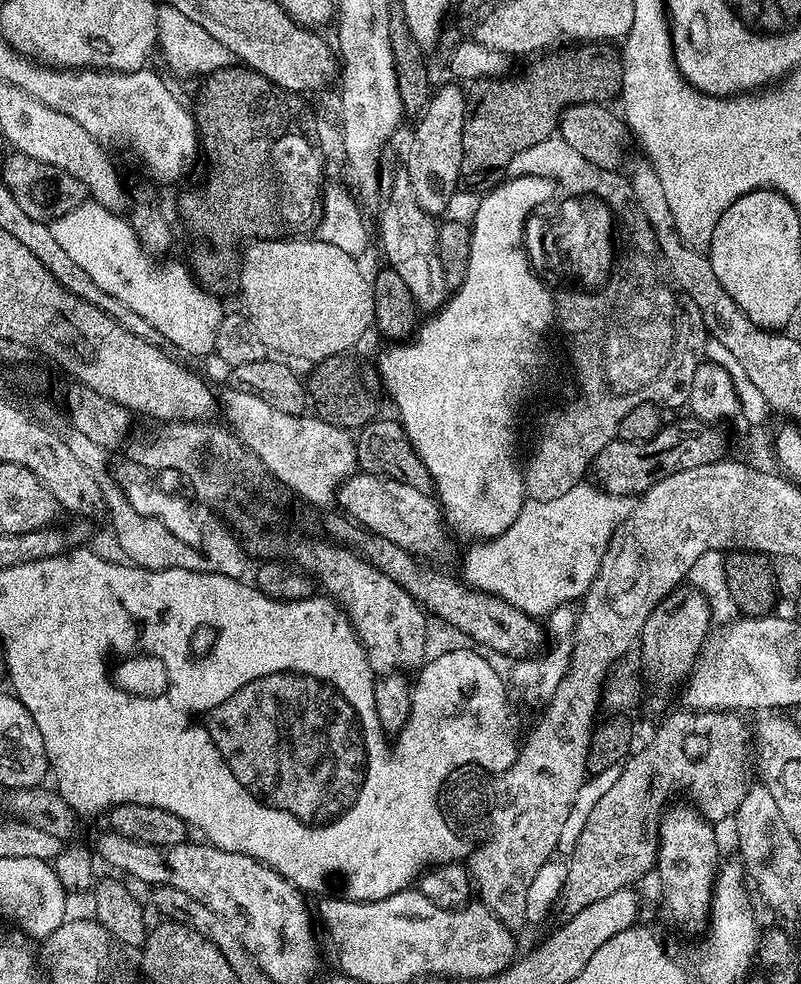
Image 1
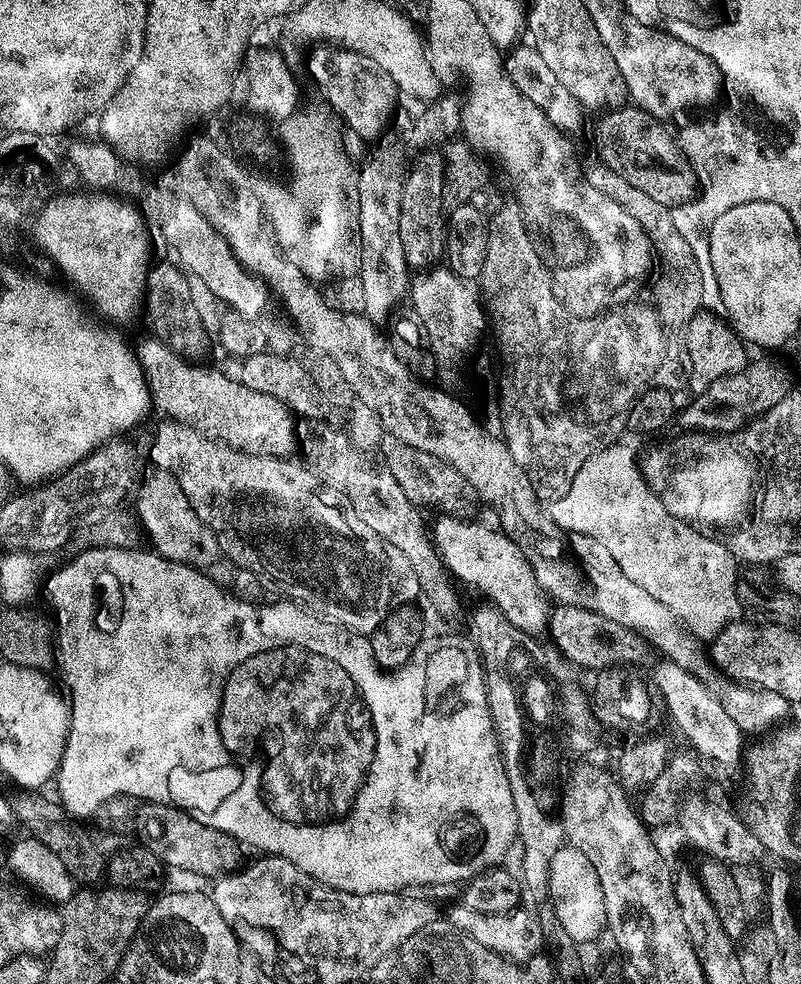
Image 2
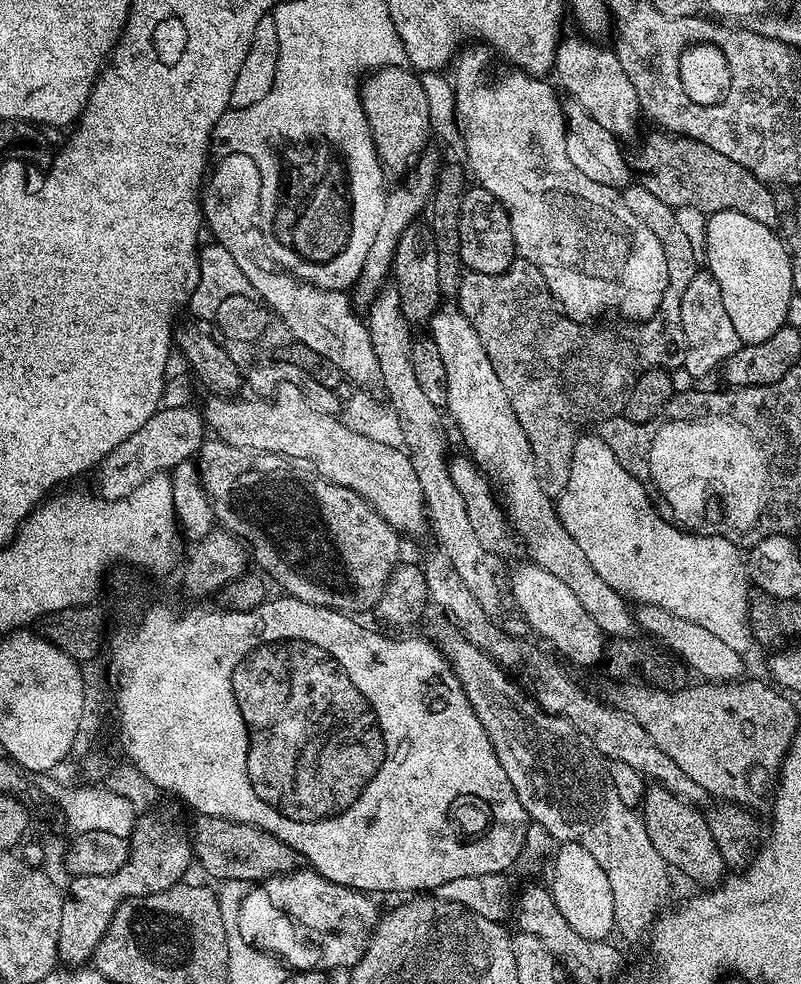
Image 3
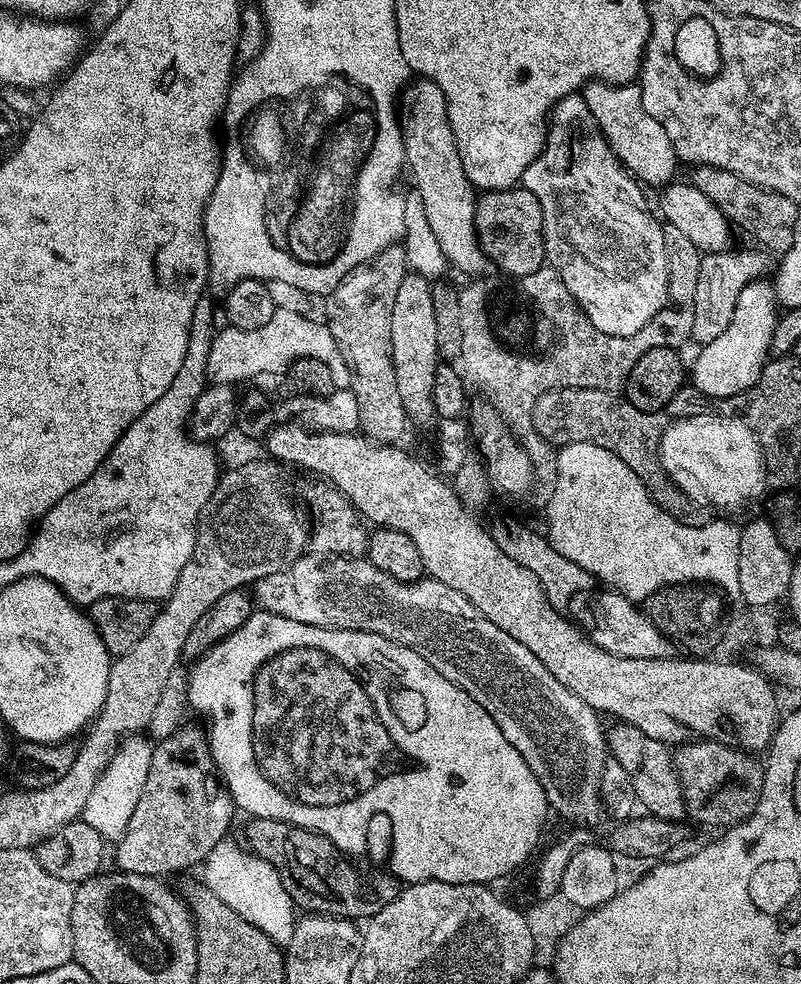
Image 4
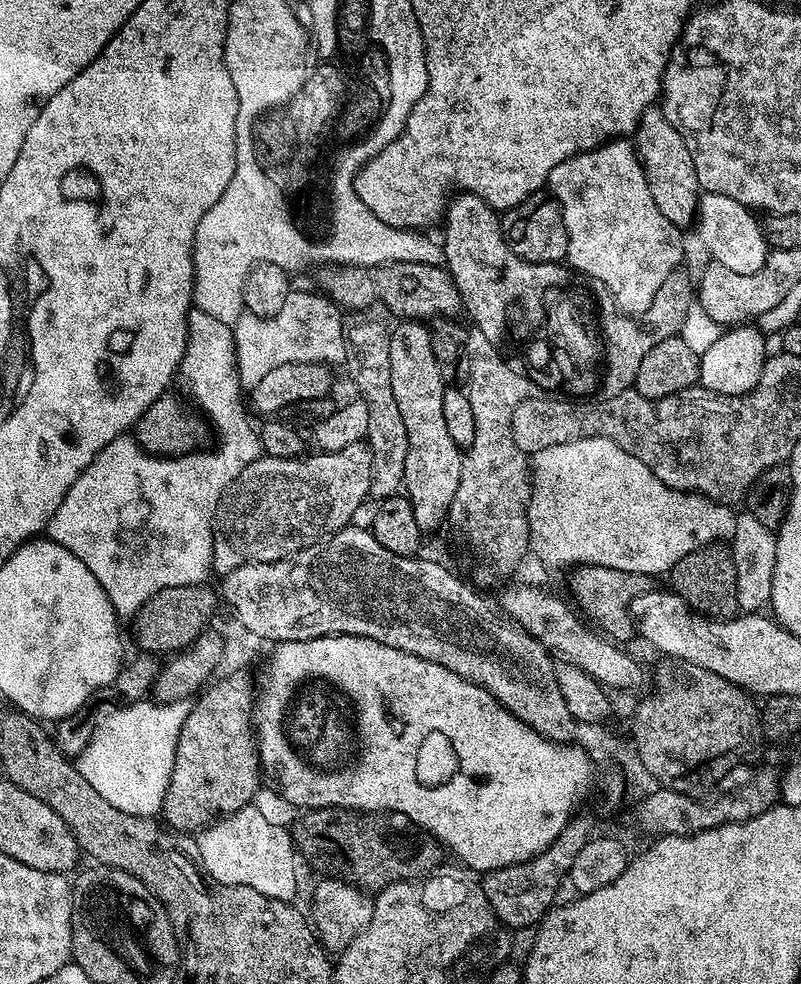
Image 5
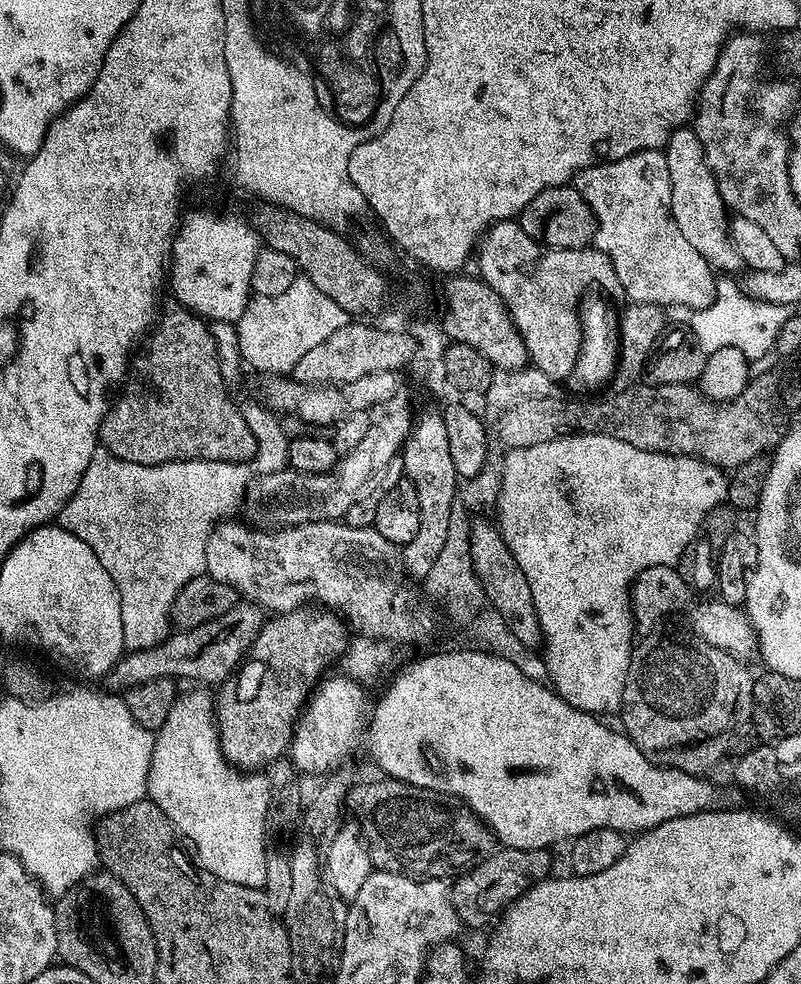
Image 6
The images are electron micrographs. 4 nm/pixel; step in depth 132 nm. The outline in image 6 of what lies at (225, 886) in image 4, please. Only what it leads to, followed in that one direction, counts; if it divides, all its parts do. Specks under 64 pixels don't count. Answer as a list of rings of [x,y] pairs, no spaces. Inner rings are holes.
[[[200,686],[193,689],[193,692],[188,692],[185,696],[184,693],[177,695],[170,714],[166,714],[166,722],[155,733],[156,745],[148,771],[147,799],[152,800],[168,815],[176,831],[194,849],[201,868],[226,882],[238,882],[238,886],[263,889],[267,882],[266,864],[269,853],[262,842],[262,821],[266,815],[265,803],[269,799],[265,775],[237,770],[225,760],[216,730],[213,693]]]

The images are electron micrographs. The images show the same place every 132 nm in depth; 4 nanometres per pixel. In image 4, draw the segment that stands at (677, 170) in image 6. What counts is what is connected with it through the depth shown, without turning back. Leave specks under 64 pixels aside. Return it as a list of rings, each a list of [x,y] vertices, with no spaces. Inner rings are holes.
[[[593,80],[582,89],[582,102],[588,107],[588,115],[598,127],[599,135],[607,140],[612,153],[620,163],[636,177],[641,185],[660,184],[667,186],[673,183],[678,165],[678,157],[670,142],[670,134],[658,122],[658,118],[650,118],[646,114],[646,106],[642,106],[642,90],[639,83],[607,84],[601,80]]]

